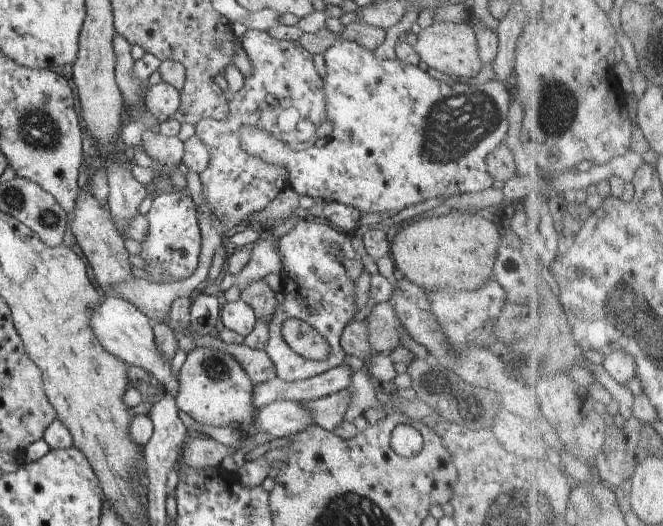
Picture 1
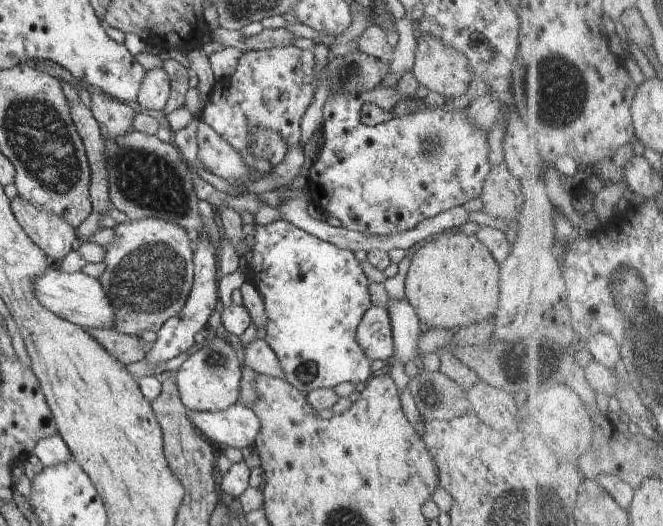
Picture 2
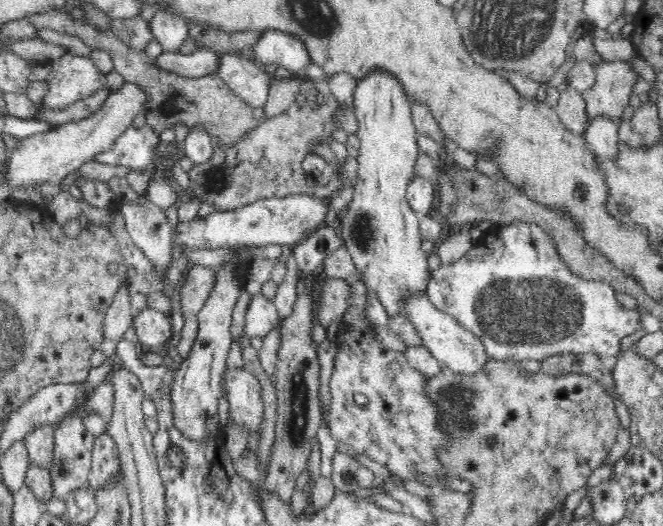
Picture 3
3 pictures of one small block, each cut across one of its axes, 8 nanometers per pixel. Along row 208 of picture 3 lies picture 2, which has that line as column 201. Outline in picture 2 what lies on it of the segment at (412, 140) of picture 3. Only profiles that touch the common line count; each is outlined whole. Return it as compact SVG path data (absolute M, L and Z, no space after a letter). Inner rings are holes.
M223 332L217 334L217 337L208 342L205 341L203 347L190 355L174 373L180 404L184 405L186 410L190 412L226 410L239 401L242 372L238 355L226 340L226 335Z

